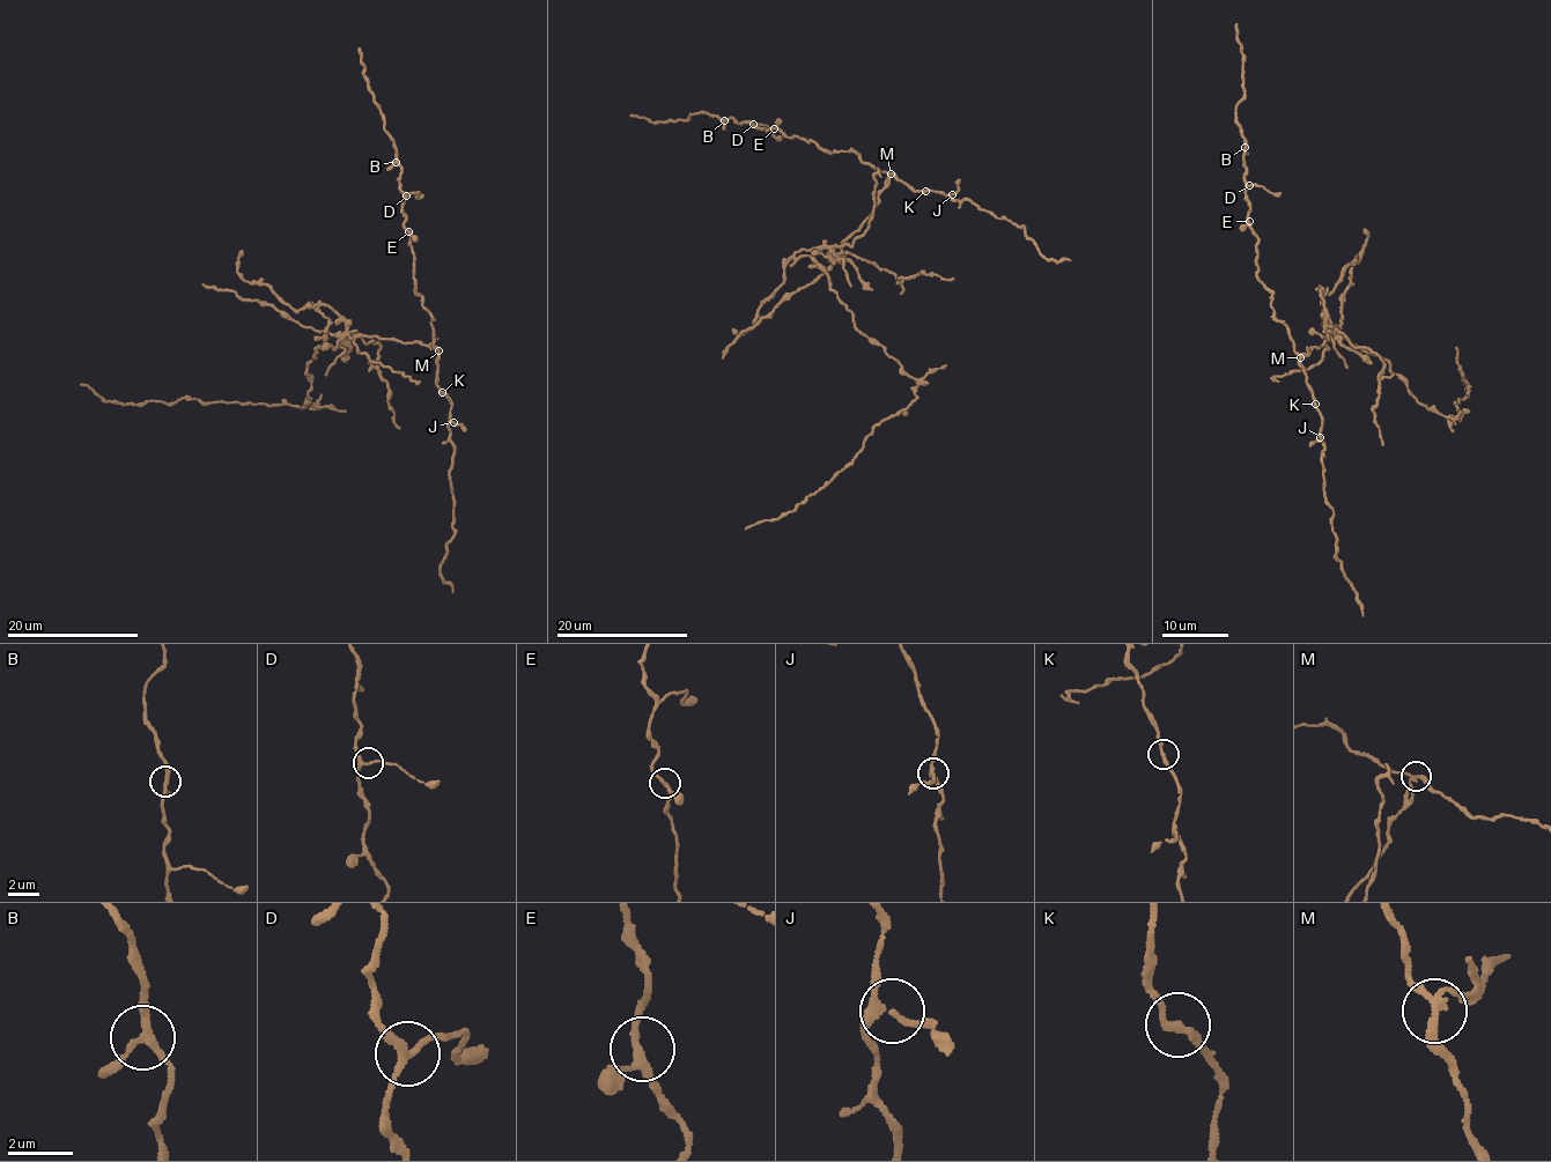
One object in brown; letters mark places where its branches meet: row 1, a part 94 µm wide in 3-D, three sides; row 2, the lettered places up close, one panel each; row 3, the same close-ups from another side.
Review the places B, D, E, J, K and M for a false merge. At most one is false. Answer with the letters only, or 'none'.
M

